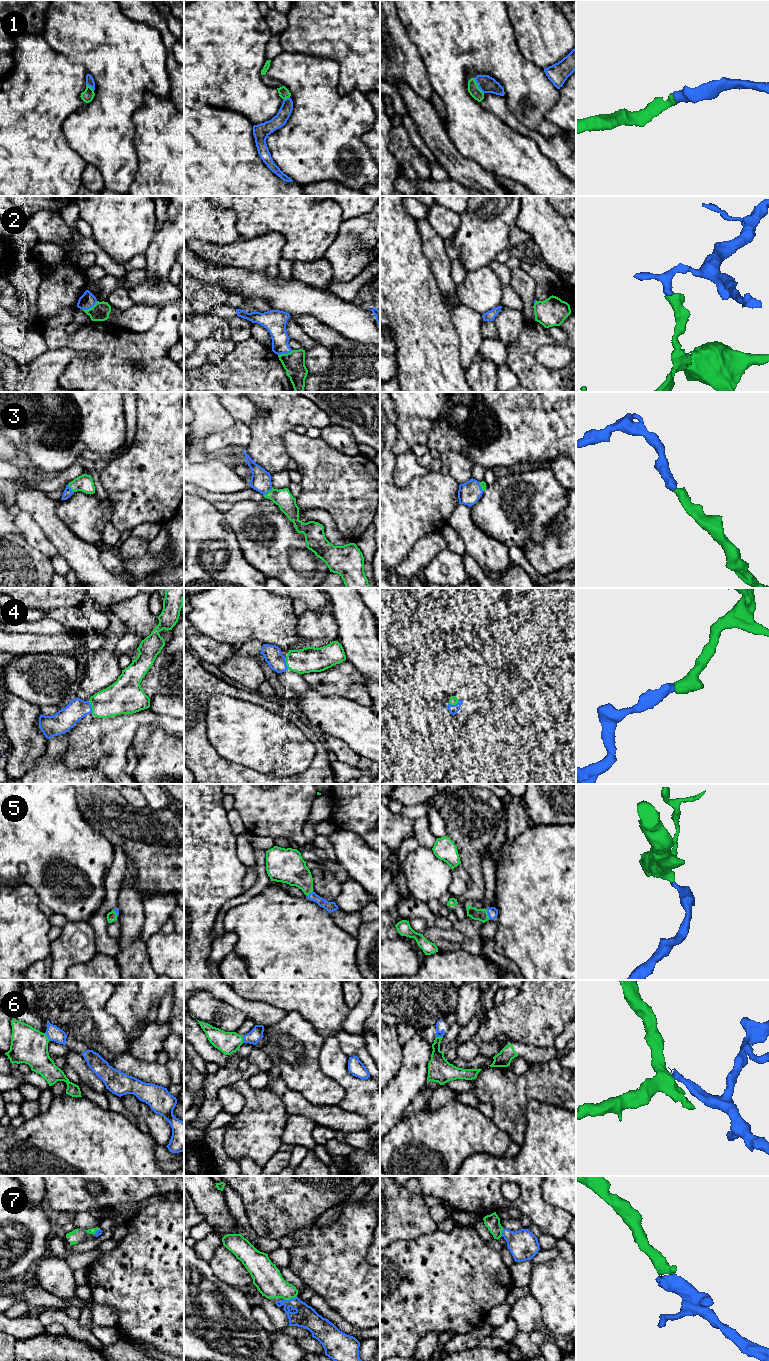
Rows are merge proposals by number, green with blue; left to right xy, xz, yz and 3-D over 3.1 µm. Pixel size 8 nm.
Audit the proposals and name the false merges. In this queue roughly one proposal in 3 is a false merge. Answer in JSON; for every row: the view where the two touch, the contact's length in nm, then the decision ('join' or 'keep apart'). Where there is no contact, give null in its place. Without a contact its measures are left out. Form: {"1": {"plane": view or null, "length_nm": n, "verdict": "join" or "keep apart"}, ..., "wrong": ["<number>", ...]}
{"1": {"plane": "yz", "length_nm": 150, "verdict": "join"}, "2": {"plane": "xy", "length_nm": 140, "verdict": "keep apart"}, "3": {"plane": "xz", "length_nm": 90, "verdict": "join"}, "4": {"plane": "yz", "length_nm": 100, "verdict": "join"}, "5": {"plane": "yz", "length_nm": 90, "verdict": "join"}, "6": {"plane": "xy", "length_nm": 80, "verdict": "keep apart"}, "7": {"plane": "xz", "length_nm": 110, "verdict": "join"}, "wrong": ["2", "6"]}

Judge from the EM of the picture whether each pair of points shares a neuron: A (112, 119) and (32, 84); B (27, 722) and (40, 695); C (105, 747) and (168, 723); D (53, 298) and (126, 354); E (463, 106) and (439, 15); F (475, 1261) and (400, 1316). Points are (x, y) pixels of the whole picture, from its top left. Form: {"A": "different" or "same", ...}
{"A": "different", "B": "different", "C": "same", "D": "same", "E": "same", "F": "same"}

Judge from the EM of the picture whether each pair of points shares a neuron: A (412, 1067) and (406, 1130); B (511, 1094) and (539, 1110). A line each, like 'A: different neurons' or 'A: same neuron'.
A: different neurons
B: different neurons

